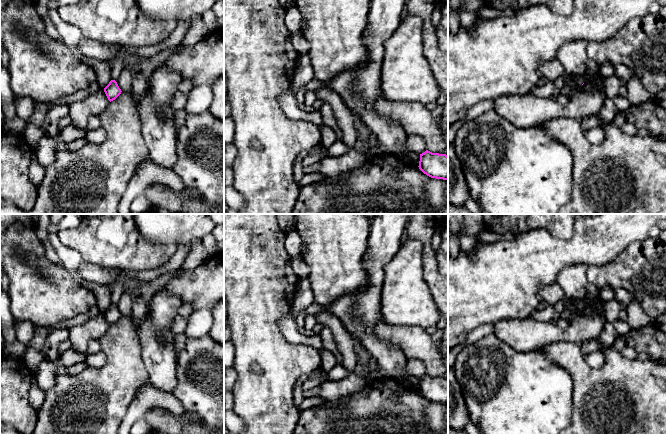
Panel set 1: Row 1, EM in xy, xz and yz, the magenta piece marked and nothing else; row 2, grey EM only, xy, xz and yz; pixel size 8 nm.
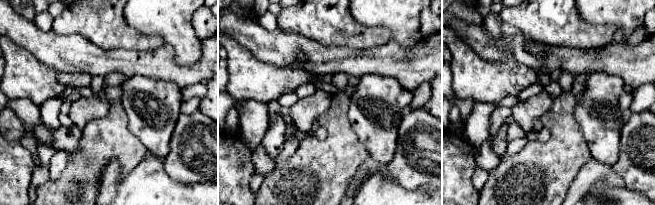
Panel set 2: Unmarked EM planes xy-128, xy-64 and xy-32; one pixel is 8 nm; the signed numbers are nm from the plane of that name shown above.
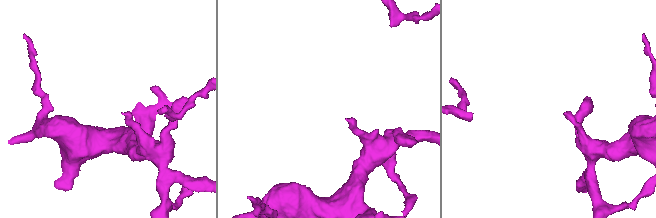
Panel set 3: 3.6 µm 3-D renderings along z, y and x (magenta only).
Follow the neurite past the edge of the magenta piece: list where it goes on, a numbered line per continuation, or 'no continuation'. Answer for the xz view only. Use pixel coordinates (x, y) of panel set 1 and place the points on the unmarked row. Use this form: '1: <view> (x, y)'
no continuation

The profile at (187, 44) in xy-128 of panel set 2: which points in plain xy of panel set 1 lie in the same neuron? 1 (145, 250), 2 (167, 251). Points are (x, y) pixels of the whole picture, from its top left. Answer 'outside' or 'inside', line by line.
1: outside
2: outside

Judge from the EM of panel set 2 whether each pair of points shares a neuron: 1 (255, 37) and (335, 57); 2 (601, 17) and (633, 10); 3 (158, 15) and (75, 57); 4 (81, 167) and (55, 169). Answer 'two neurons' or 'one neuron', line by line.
1: one neuron
2: one neuron
3: two neurons
4: two neurons

